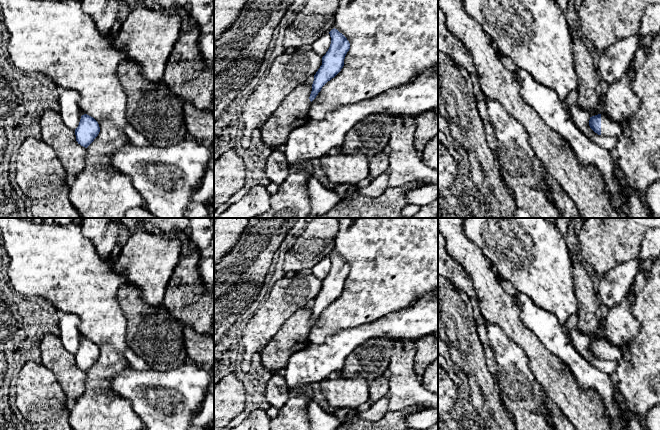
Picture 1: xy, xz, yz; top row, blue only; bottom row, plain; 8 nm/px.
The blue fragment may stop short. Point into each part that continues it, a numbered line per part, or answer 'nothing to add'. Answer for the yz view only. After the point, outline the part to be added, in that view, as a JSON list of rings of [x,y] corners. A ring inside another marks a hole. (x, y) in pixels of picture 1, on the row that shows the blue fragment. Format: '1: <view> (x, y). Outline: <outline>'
1: yz (608, 127). Outline: [[[604,113],[601,114],[601,135],[621,137],[623,128],[621,124],[615,123]]]

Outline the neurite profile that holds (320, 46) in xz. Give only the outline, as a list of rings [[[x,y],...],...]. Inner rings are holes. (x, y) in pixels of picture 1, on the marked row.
[[[325,33],[311,44],[311,50],[314,53],[323,57],[328,51],[330,44],[331,44],[330,34]]]

